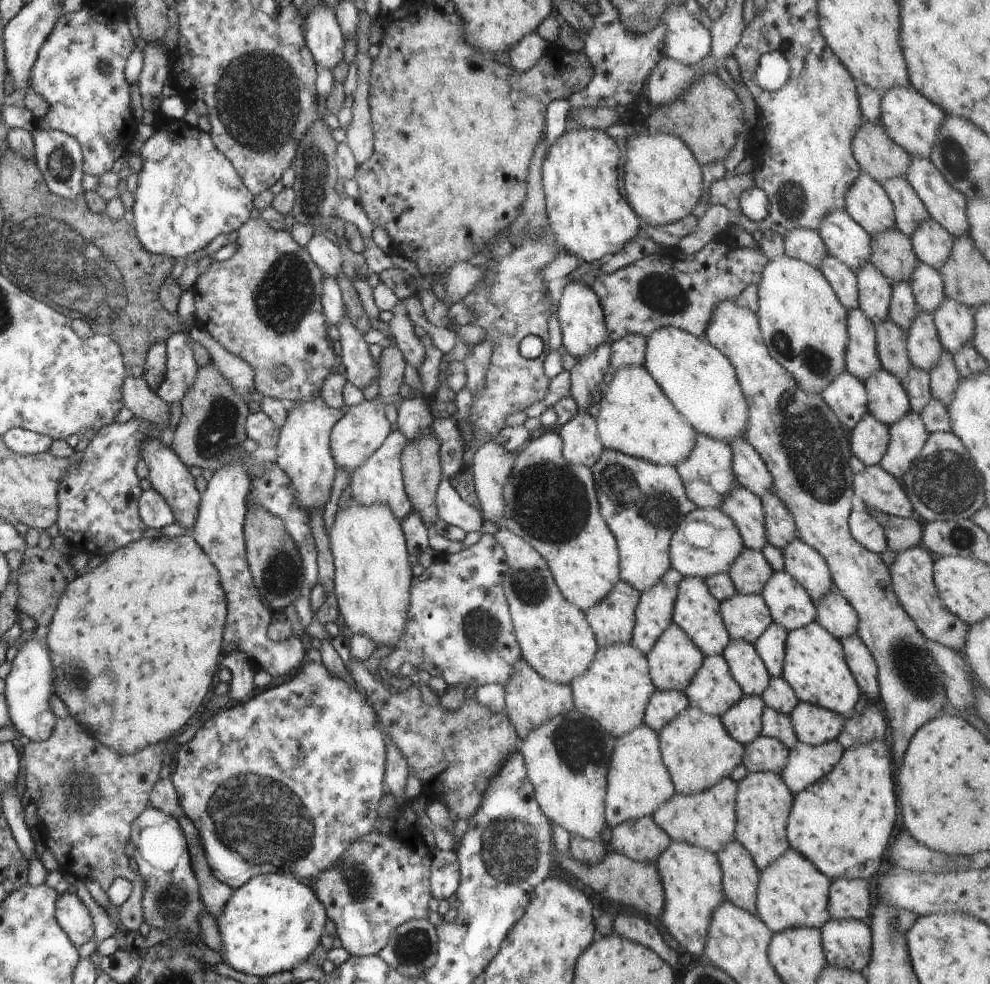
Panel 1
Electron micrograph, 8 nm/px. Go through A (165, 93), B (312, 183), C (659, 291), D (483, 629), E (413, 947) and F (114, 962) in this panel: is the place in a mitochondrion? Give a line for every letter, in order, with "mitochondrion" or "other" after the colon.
A: other
B: mitochondrion
C: mitochondrion
D: mitochondrion
E: mitochondrion
F: other

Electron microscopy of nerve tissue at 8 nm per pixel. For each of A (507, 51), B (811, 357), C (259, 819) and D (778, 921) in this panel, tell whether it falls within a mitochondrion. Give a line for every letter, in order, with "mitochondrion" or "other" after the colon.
A: other
B: mitochondrion
C: mitochondrion
D: other

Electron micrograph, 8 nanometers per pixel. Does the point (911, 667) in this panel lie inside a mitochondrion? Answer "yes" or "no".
yes

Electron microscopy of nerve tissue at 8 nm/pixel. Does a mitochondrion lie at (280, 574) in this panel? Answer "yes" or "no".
yes

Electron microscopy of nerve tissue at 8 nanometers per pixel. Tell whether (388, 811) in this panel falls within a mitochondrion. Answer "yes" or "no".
no

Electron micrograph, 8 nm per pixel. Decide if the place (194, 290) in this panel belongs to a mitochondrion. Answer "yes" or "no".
no

